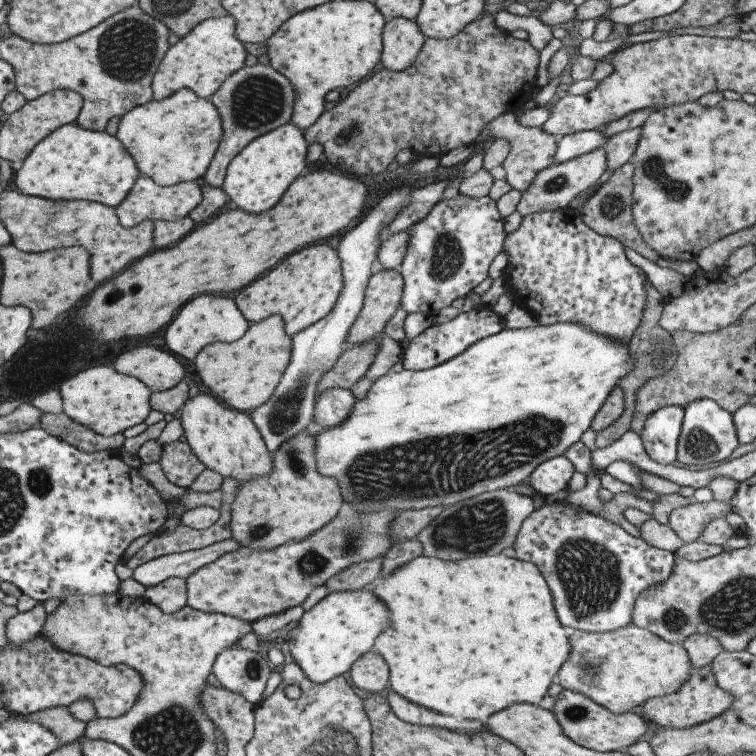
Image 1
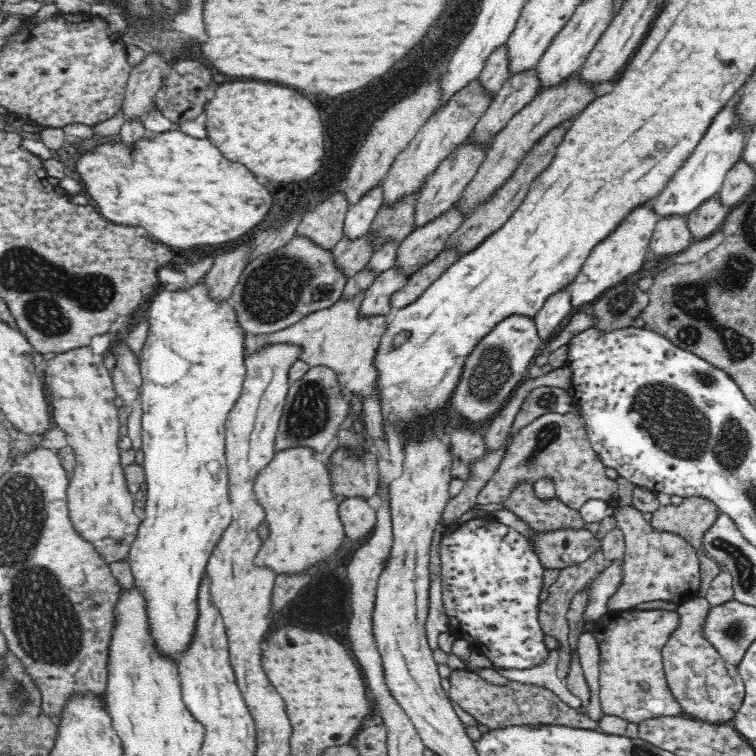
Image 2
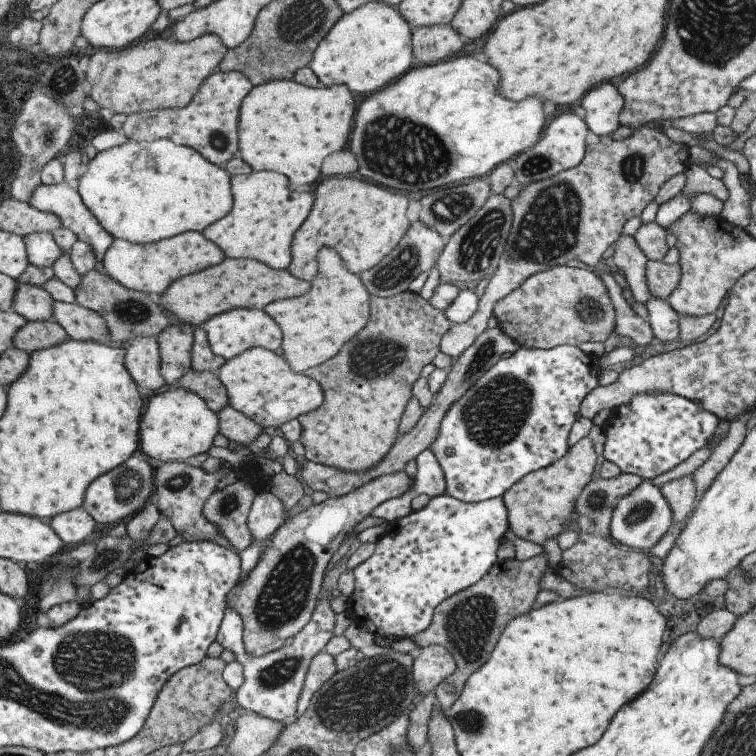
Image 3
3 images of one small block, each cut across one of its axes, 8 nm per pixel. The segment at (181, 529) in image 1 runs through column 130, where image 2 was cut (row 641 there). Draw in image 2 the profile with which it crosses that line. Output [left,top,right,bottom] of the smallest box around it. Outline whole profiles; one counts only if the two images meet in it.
[538,550,608,680]

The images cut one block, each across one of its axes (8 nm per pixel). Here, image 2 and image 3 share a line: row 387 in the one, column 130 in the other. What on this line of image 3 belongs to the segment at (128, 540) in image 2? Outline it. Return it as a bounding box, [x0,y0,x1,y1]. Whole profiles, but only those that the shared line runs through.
[84,34,225,114]

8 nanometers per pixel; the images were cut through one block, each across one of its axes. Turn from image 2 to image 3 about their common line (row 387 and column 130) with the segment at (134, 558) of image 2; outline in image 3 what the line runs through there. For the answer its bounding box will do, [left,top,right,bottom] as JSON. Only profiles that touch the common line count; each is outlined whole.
[74,138,232,244]

